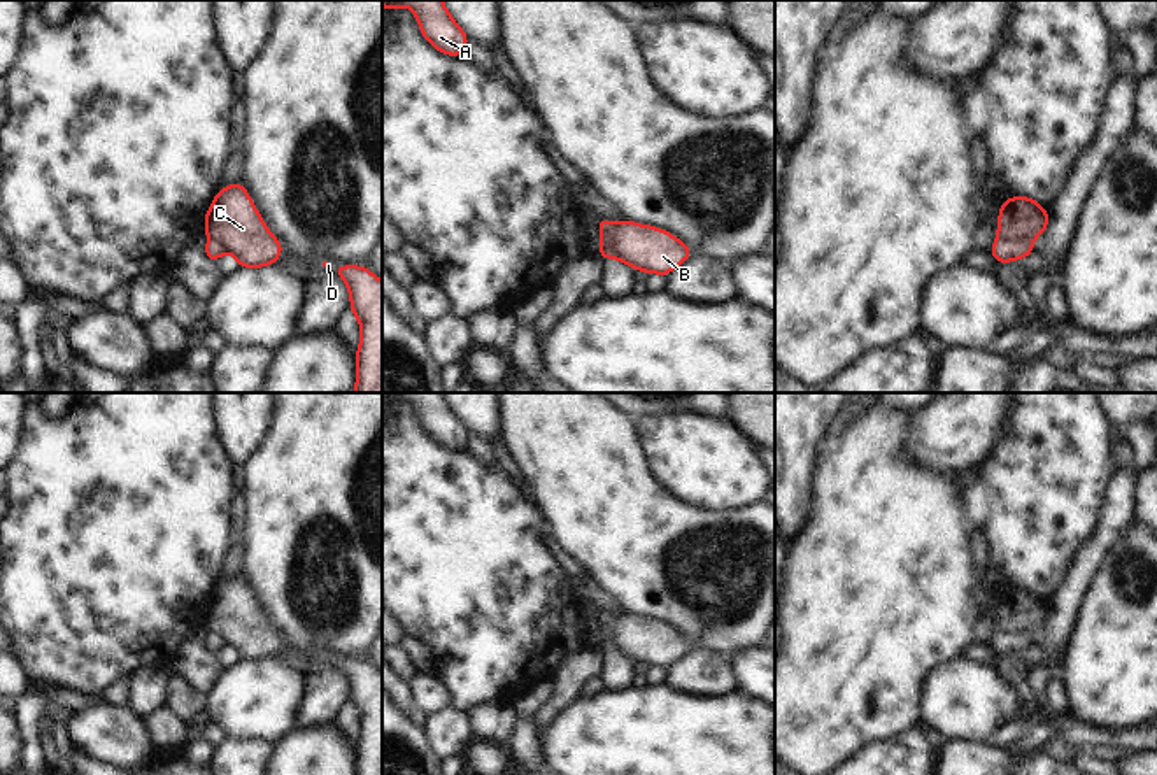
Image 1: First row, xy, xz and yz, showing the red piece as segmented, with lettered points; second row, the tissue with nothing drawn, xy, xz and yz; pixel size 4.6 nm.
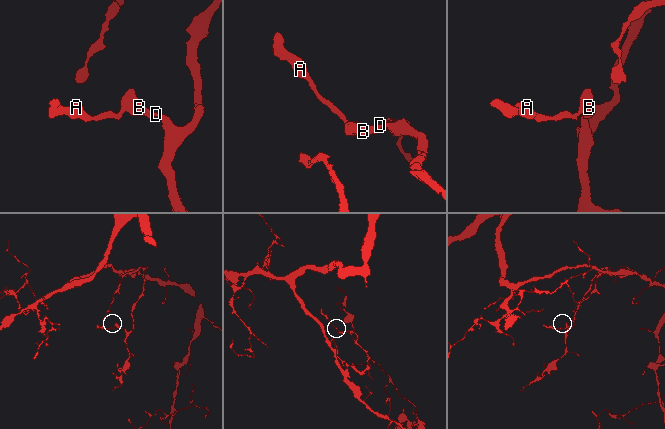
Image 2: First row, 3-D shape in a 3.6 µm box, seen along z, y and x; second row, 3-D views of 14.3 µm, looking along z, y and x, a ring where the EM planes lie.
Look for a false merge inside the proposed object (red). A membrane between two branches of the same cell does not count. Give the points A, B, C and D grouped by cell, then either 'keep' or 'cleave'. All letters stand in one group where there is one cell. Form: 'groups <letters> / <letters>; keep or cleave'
groups A / B C D; cleave

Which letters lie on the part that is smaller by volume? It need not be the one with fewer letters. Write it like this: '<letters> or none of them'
A.

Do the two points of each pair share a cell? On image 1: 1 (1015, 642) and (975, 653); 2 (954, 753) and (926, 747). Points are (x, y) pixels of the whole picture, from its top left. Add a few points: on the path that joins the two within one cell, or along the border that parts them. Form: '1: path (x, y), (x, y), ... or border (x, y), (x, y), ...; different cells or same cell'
1: border (989, 644), (1003, 656); different cells
2: border (940, 740), (935, 756); different cells

